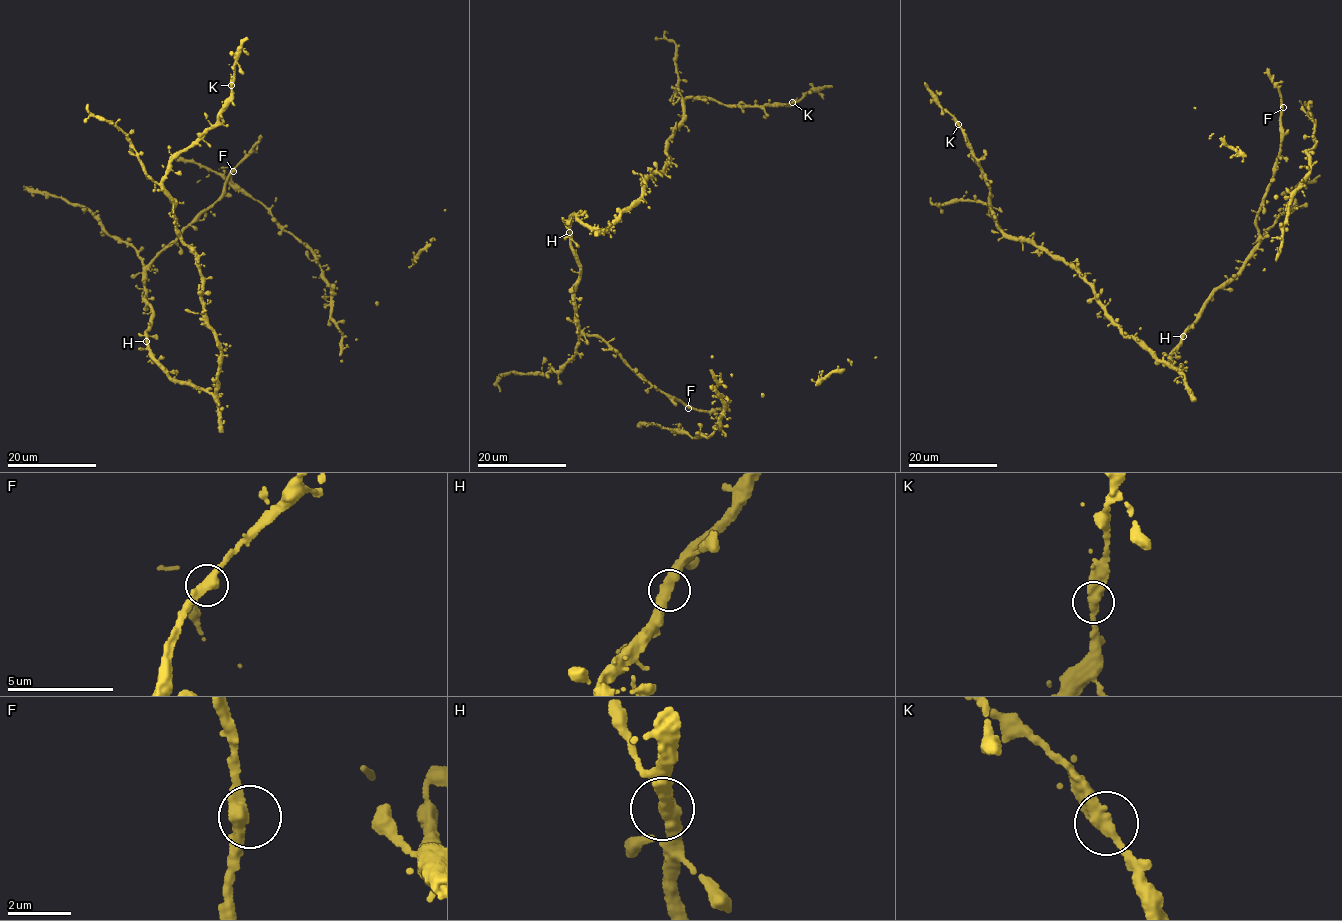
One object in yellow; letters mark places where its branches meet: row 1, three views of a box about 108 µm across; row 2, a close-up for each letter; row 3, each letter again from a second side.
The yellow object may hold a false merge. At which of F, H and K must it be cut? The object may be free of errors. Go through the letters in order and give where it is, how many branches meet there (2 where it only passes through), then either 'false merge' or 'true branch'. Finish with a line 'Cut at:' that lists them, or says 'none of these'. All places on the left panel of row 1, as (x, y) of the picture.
F: place (233, 171); branches 2; true branch
H: place (146, 341); branches 2; true branch
K: place (231, 85); branches 2; true branch
Cut at: none of these

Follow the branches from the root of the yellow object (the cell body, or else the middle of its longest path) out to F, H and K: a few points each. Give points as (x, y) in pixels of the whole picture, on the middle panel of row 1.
F: (577, 284), (574, 294), (579, 329), (586, 334), (599, 336), (640, 377), (688, 408)
H: (577, 284), (580, 271), (569, 232)
K: (577, 284), (570, 216), (607, 229), (639, 198), (669, 160), (685, 100), (793, 102)

